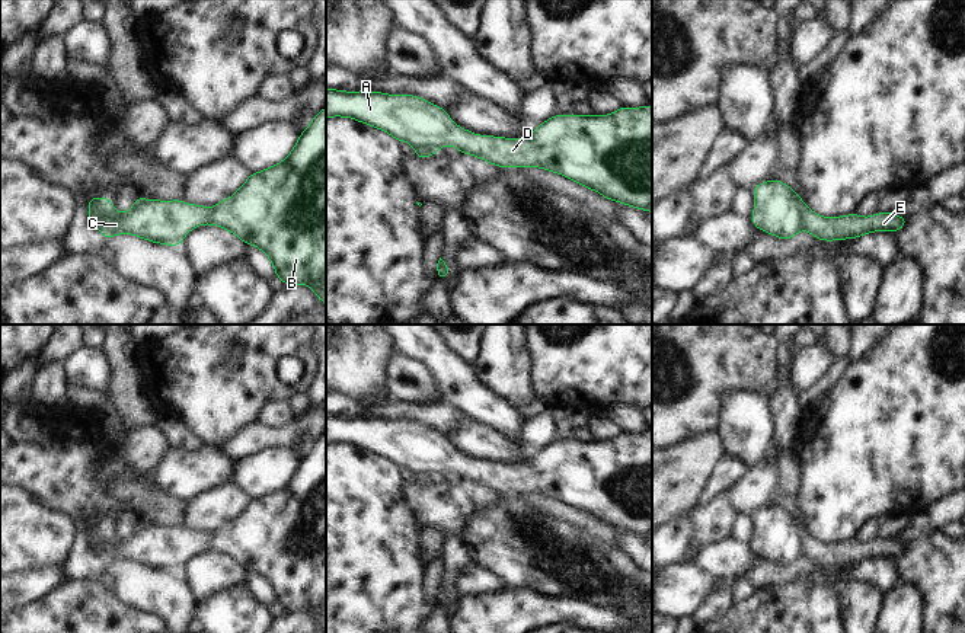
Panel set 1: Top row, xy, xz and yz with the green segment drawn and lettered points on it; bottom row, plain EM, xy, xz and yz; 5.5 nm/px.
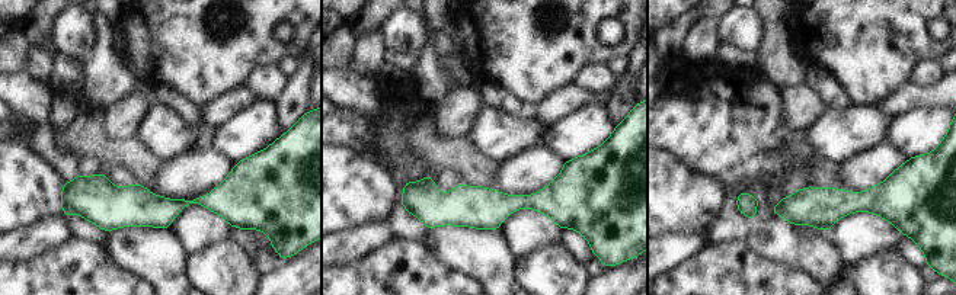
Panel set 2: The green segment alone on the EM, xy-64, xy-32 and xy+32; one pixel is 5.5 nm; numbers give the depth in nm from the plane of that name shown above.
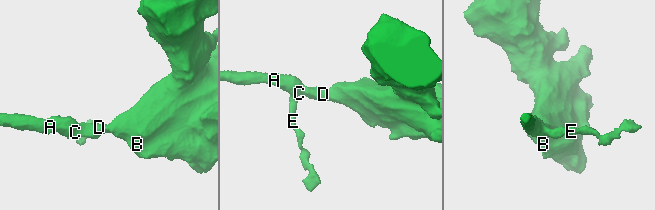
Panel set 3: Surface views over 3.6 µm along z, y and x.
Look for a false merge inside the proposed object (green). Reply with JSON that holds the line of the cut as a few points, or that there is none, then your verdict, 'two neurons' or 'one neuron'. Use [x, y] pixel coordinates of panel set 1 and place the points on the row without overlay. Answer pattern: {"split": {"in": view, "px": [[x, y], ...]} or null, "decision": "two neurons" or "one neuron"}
{"split": {"in": "yz", "px": [[802, 530], [804, 555]]}, "decision": "two neurons"}

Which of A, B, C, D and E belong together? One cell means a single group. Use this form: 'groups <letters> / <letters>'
groups A B C D / E

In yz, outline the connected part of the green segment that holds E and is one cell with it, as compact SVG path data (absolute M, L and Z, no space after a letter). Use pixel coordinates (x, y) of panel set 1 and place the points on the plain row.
M802 531L803 556L818 566L833 568L859 565L875 557L900 557L908 547L892 537L876 538L870 543L849 540L840 543L822 543L808 531Z

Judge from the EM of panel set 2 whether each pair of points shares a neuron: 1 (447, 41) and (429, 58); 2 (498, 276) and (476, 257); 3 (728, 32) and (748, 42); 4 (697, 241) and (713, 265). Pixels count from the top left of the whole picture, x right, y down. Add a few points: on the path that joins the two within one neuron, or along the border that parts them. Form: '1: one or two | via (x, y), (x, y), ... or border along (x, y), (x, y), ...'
1: two | border along (427, 18), (435, 32), (440, 64), (454, 80)
2: one | via (492, 271), (482, 260)
3: one | via (732, 32), (738, 32), (744, 38)
4: two | border along (709, 243), (674, 266)

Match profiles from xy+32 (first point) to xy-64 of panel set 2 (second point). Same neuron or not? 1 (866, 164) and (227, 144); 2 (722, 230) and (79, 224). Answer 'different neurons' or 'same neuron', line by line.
1: different neurons
2: same neuron

